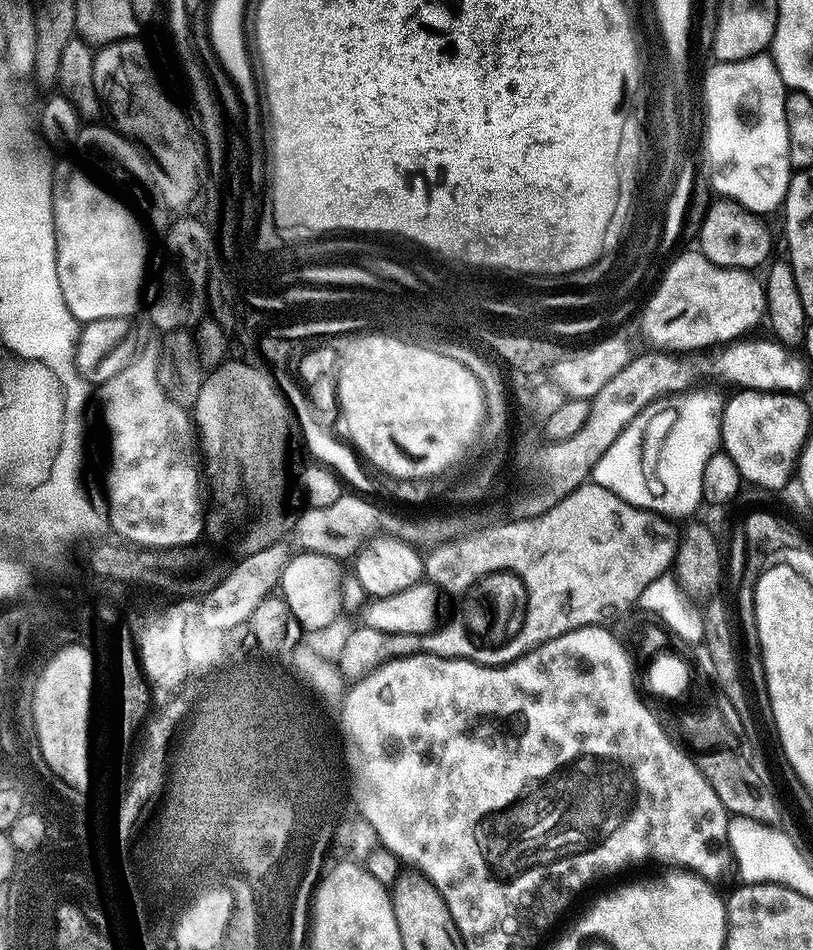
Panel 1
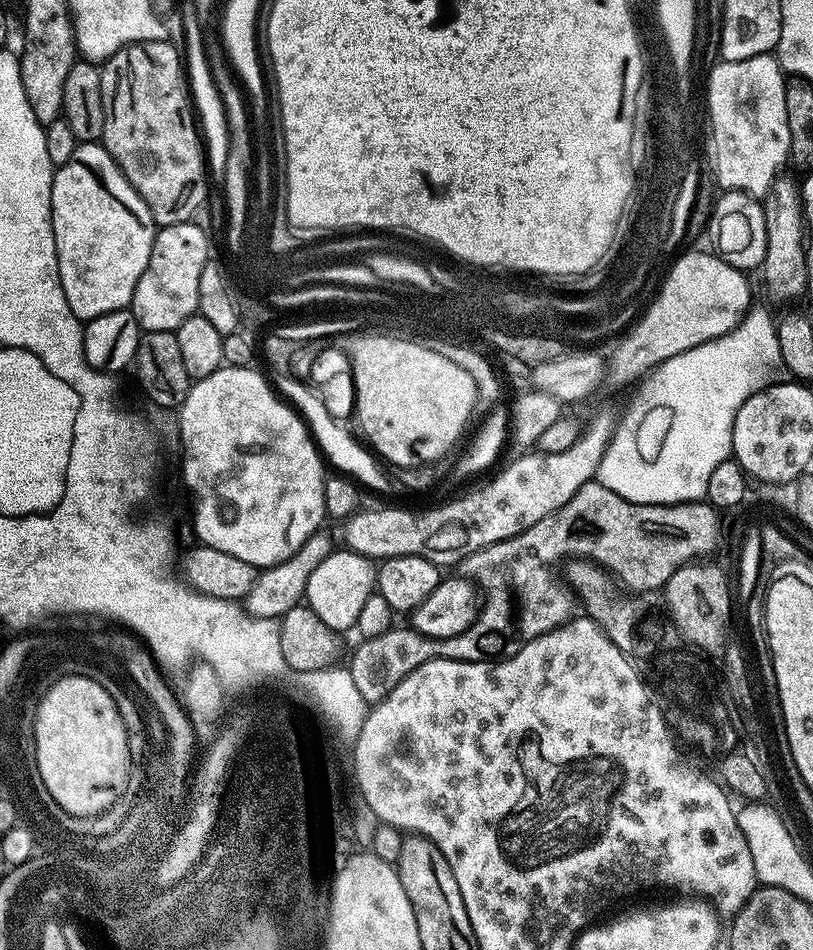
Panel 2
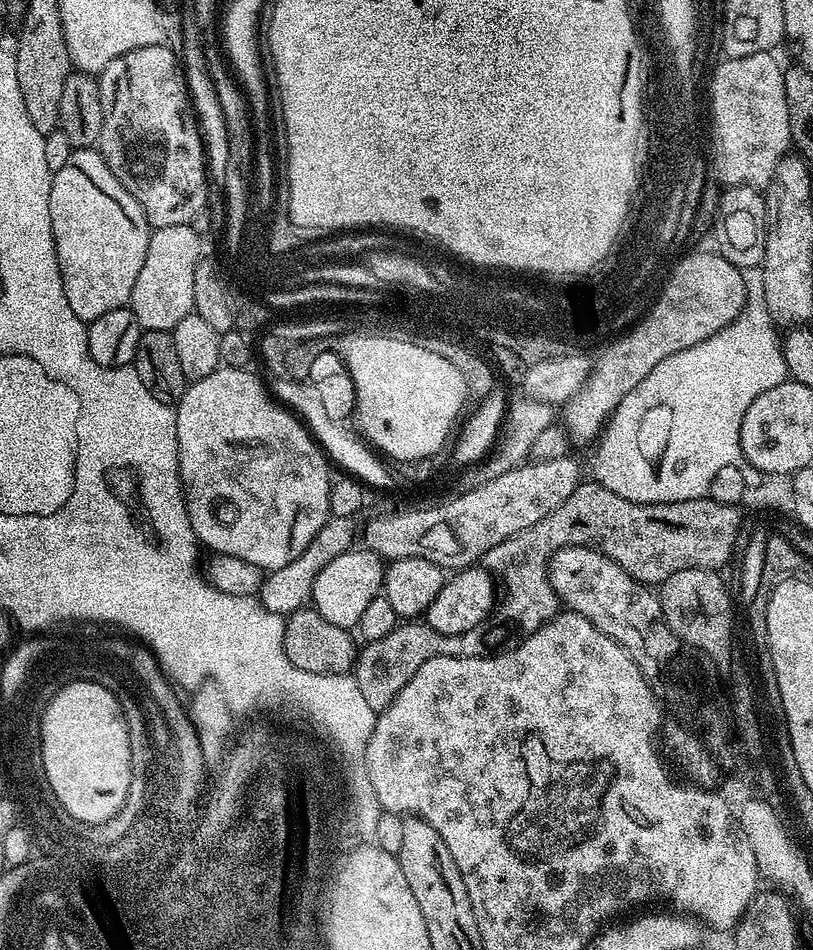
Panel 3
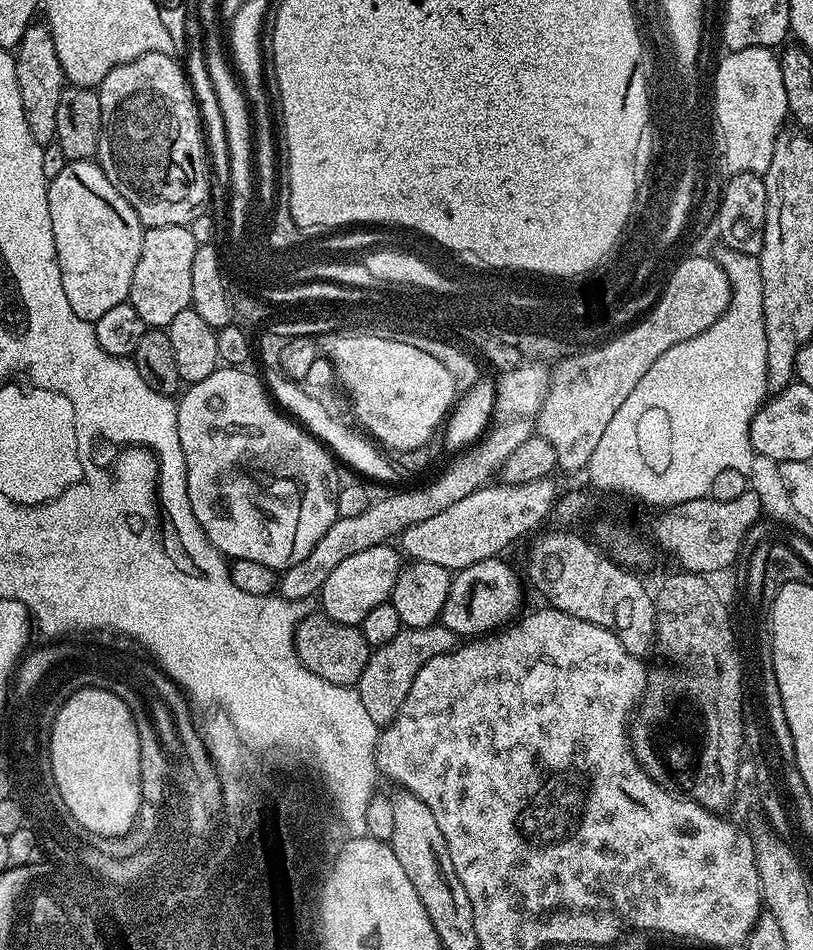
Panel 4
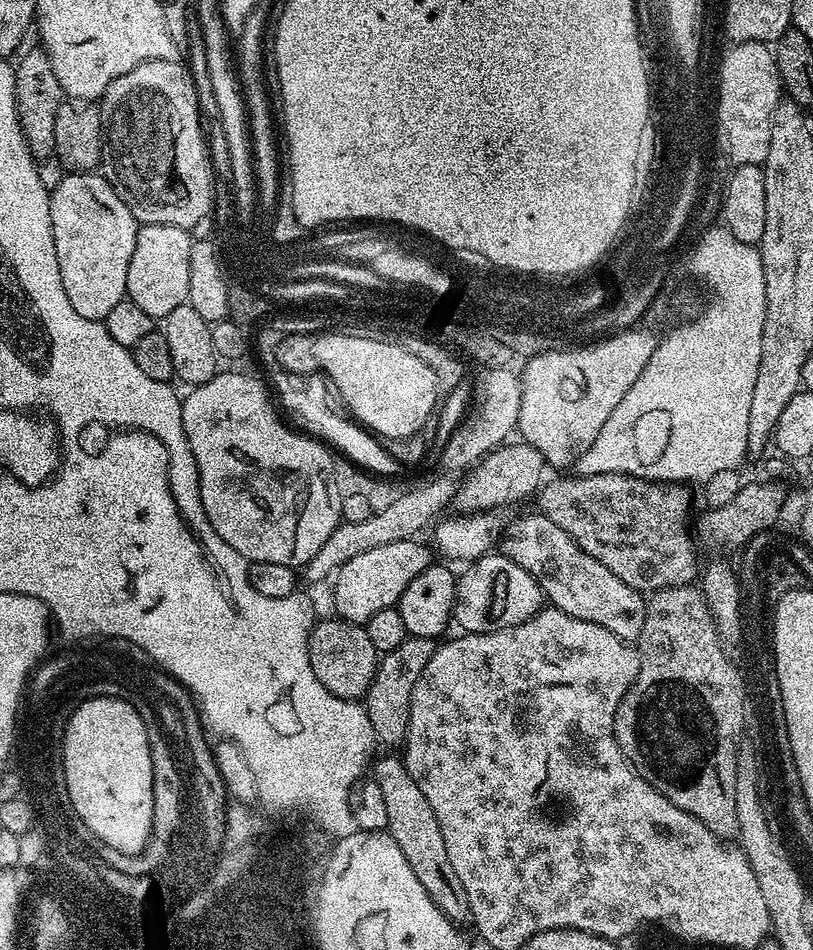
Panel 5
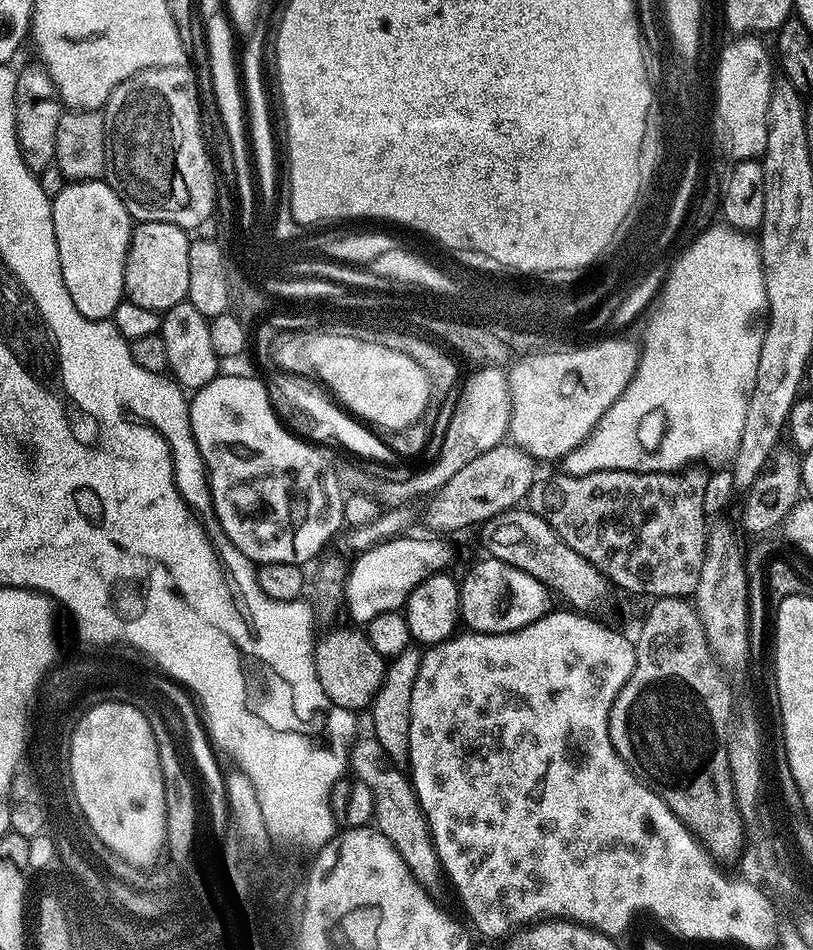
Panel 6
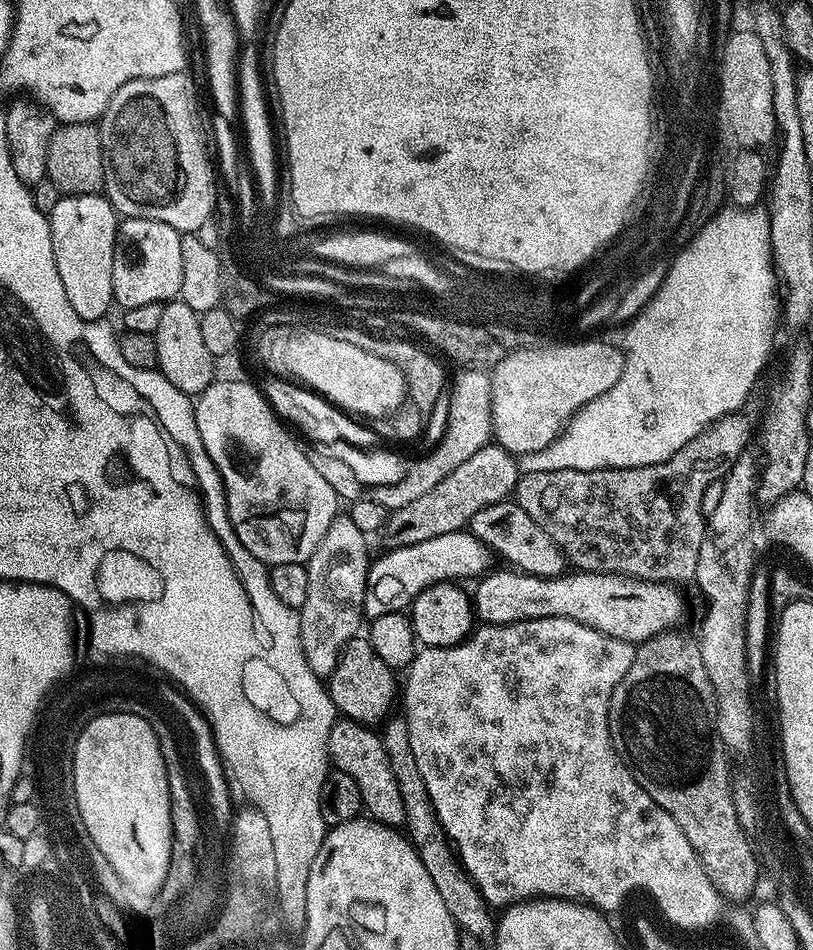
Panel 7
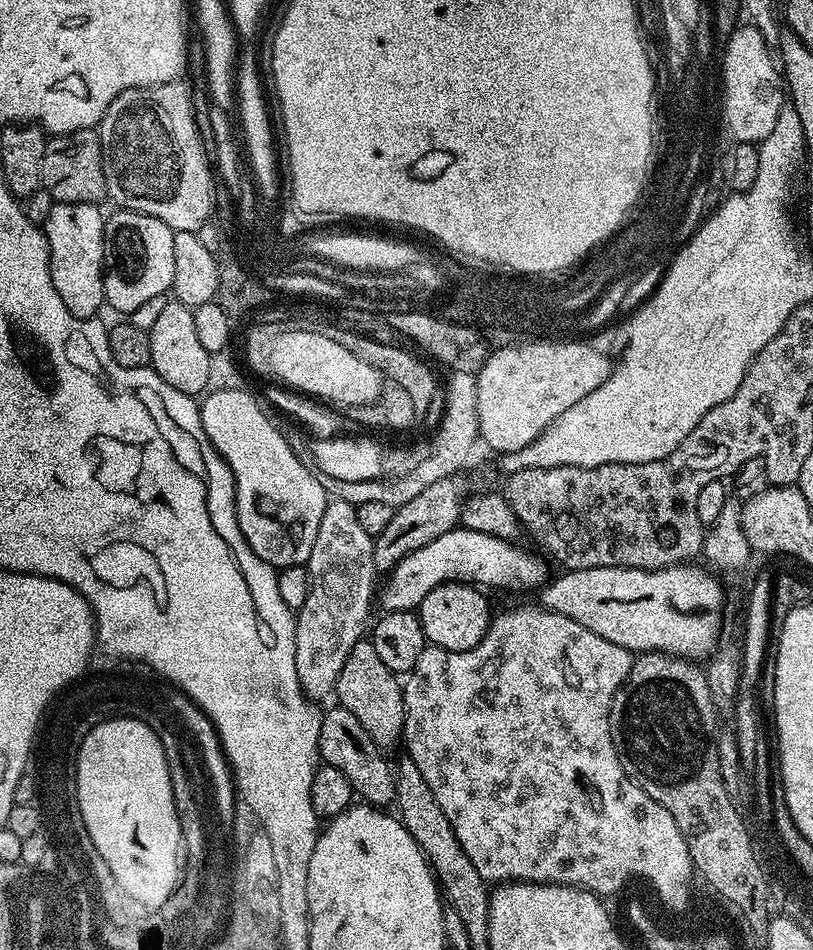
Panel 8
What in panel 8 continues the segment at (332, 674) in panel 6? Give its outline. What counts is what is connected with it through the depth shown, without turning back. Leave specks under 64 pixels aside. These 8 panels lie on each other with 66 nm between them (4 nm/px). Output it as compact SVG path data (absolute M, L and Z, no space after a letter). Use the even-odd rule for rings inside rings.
M362 638L350 652L339 682L336 684L335 697L339 705L350 710L362 728L366 730L382 750L401 741L404 733L405 704L404 689L399 677L389 670L369 639Z

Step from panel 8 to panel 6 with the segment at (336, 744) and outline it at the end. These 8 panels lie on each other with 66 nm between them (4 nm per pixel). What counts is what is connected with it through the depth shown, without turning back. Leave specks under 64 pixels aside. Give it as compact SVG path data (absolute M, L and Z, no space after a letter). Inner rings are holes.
M374 738L357 739L350 749L350 768L355 779L366 782L370 786L370 794L374 794L374 824L380 833L402 854L408 869L417 881L425 888L435 889L435 884L442 880L442 869L436 848L432 845L432 837L428 830L428 820L420 809L420 801L416 799L416 789L411 779L404 776L399 767L388 759L382 746Z

